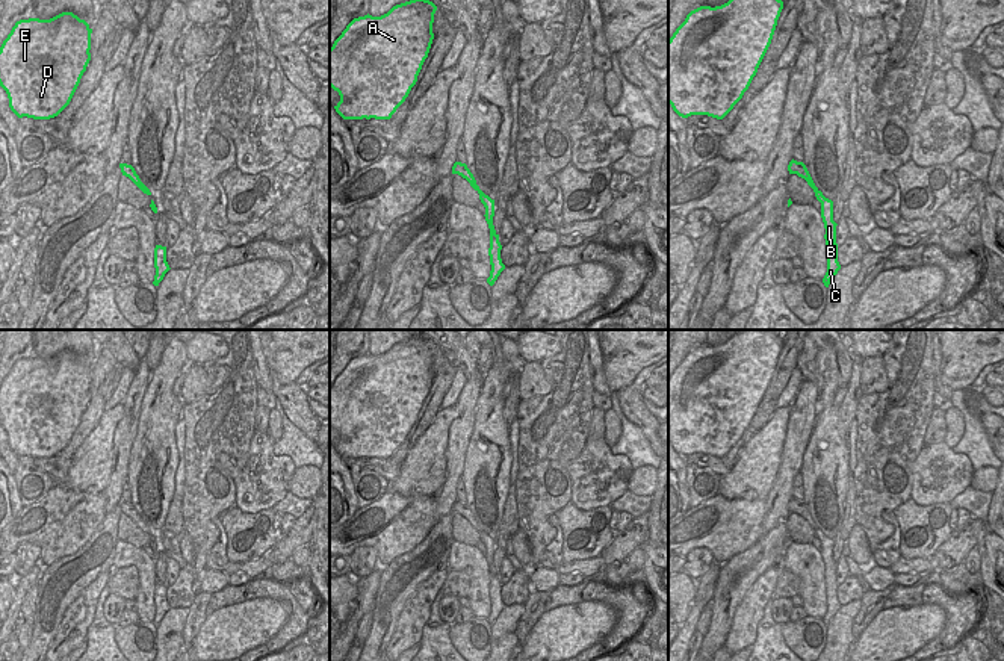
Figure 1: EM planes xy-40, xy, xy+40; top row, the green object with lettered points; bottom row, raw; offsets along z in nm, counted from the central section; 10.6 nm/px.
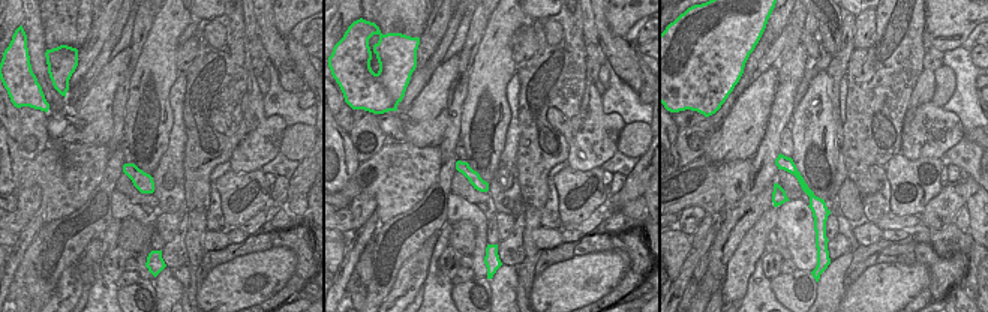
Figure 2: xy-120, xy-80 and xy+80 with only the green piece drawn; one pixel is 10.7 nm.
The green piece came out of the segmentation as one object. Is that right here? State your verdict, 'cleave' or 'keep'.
keep

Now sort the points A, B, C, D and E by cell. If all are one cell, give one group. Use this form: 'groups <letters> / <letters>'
groups A B C D E

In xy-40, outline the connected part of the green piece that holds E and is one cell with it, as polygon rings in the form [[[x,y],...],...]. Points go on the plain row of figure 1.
[[[73,351],[15,362],[0,386],[0,425],[18,457],[50,458],[70,443],[91,399],[91,372]]]

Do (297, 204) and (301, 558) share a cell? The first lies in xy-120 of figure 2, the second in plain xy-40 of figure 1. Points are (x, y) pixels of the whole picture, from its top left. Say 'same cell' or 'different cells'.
same cell

